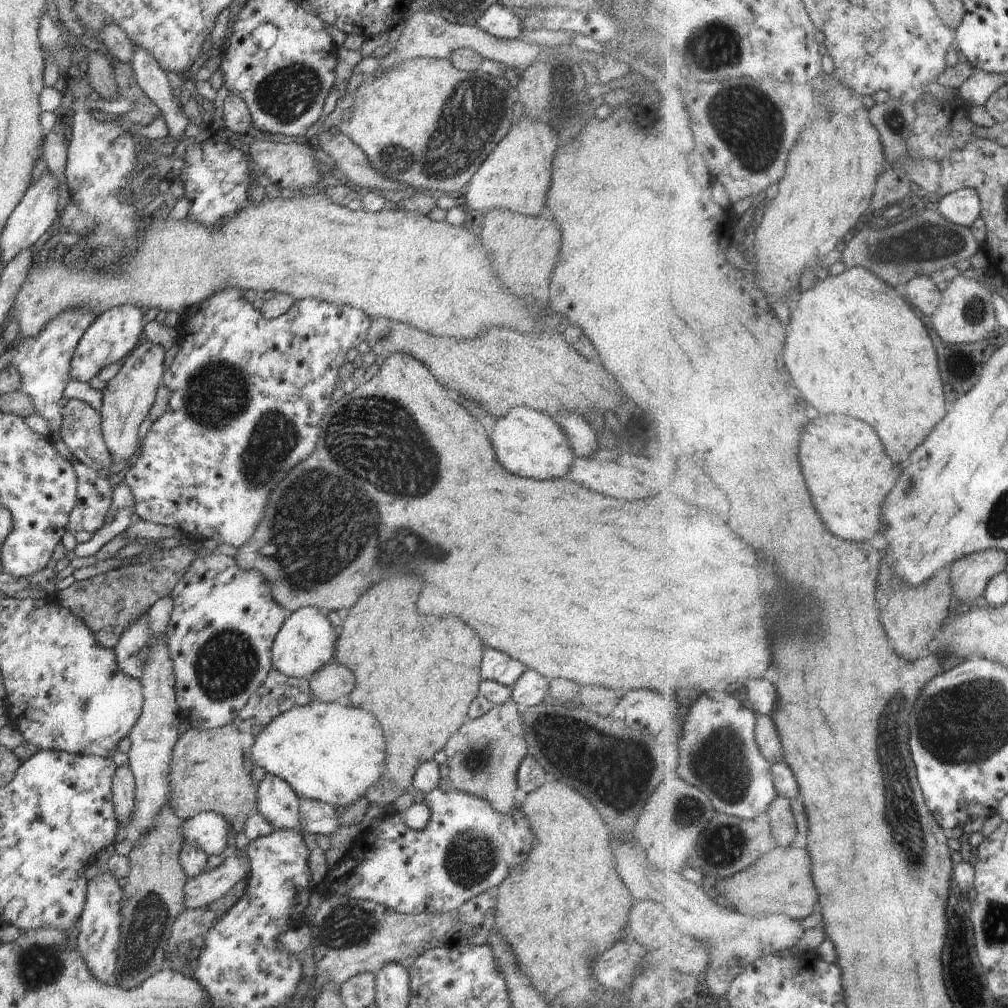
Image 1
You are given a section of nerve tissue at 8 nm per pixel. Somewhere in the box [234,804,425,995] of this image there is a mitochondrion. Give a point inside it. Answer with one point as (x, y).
(347, 925)

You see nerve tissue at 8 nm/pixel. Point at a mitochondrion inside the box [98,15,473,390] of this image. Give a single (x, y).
(284, 95)

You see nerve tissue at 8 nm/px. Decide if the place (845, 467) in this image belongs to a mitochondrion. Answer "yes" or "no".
no

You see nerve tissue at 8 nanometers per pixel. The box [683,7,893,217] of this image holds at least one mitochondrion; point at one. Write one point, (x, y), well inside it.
(762, 130)

